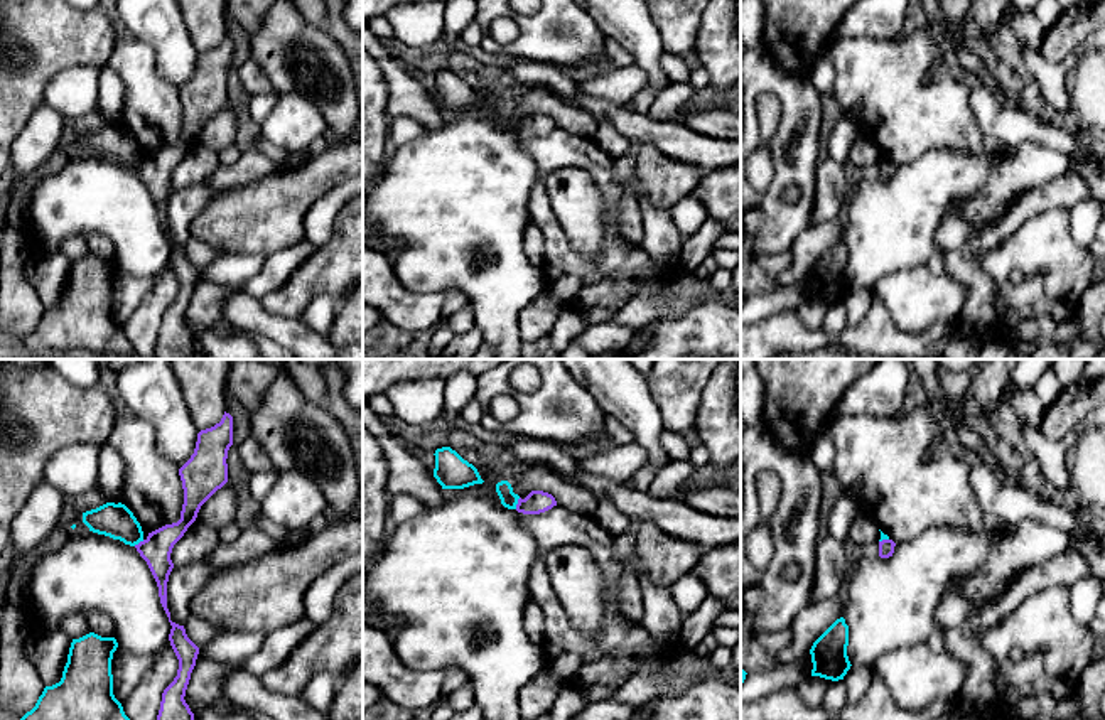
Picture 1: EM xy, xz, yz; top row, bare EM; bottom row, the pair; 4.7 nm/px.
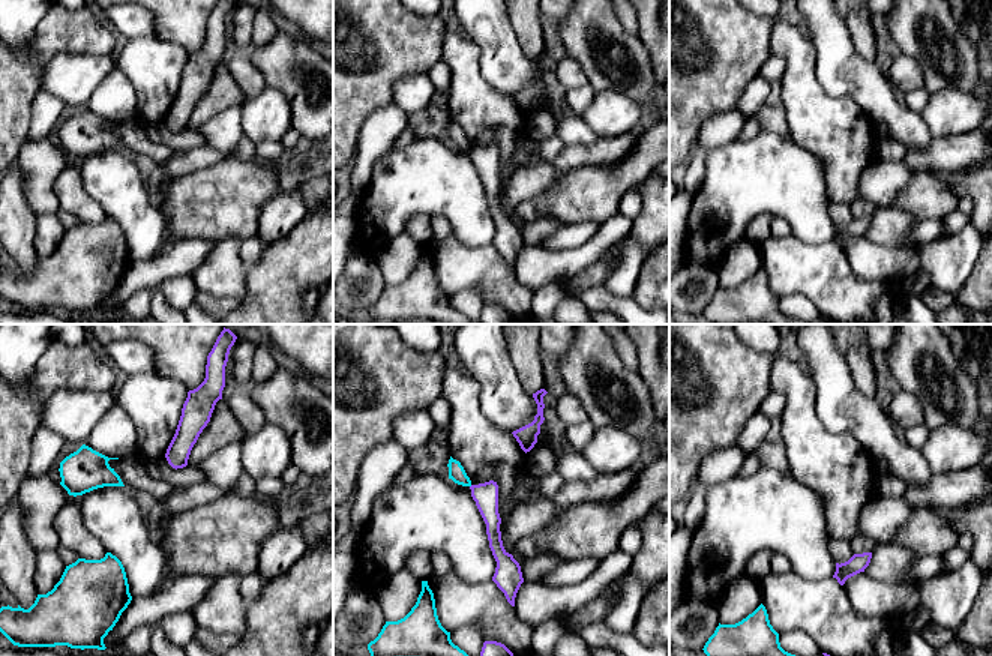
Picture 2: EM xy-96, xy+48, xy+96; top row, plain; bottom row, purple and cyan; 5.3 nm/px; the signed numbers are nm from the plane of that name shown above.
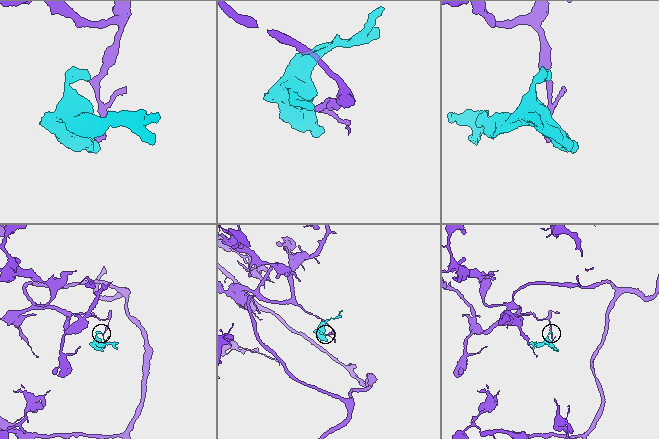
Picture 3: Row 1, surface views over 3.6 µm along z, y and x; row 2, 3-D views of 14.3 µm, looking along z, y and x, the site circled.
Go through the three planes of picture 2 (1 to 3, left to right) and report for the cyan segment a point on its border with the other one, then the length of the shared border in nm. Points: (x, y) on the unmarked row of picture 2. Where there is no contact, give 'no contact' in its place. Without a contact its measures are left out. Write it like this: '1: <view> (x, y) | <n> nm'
1: no contact
2: no contact
3: no contact

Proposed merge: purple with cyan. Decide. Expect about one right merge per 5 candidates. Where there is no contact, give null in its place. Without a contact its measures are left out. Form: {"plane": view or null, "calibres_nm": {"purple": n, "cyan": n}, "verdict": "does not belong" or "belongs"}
{"plane": "xz", "calibres_nm": {"purple": 110, "cyan": 80}, "verdict": "does not belong"}

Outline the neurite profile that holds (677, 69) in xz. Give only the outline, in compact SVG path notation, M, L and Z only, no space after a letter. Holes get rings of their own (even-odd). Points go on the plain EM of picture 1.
M663 52L660 64L673 83L690 81L690 67L682 56Z

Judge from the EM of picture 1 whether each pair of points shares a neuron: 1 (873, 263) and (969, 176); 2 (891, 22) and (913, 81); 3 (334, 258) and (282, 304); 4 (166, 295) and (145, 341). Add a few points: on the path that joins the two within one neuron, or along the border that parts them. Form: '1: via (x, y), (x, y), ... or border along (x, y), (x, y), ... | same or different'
1: via (894, 240), (945, 189) | same
2: border along (905, 31), (896, 39), (857, 37) | different
3: via (321, 272), (296, 294) | same
4: via (154, 307), (145, 321), (145, 329) | same

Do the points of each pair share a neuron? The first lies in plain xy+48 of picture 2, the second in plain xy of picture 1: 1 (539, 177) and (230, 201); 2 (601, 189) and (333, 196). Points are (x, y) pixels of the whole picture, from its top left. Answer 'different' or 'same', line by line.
1: different
2: different

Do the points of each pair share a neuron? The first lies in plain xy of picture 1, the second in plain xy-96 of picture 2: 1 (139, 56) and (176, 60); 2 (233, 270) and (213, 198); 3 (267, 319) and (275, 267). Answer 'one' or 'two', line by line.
1: one
2: two
3: two

